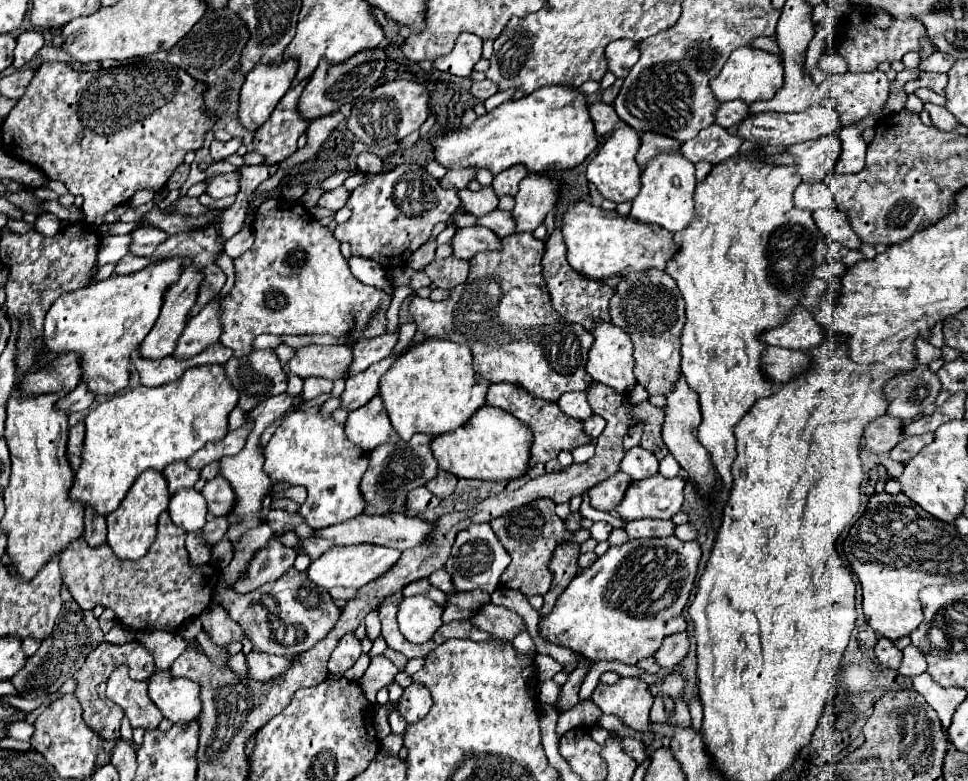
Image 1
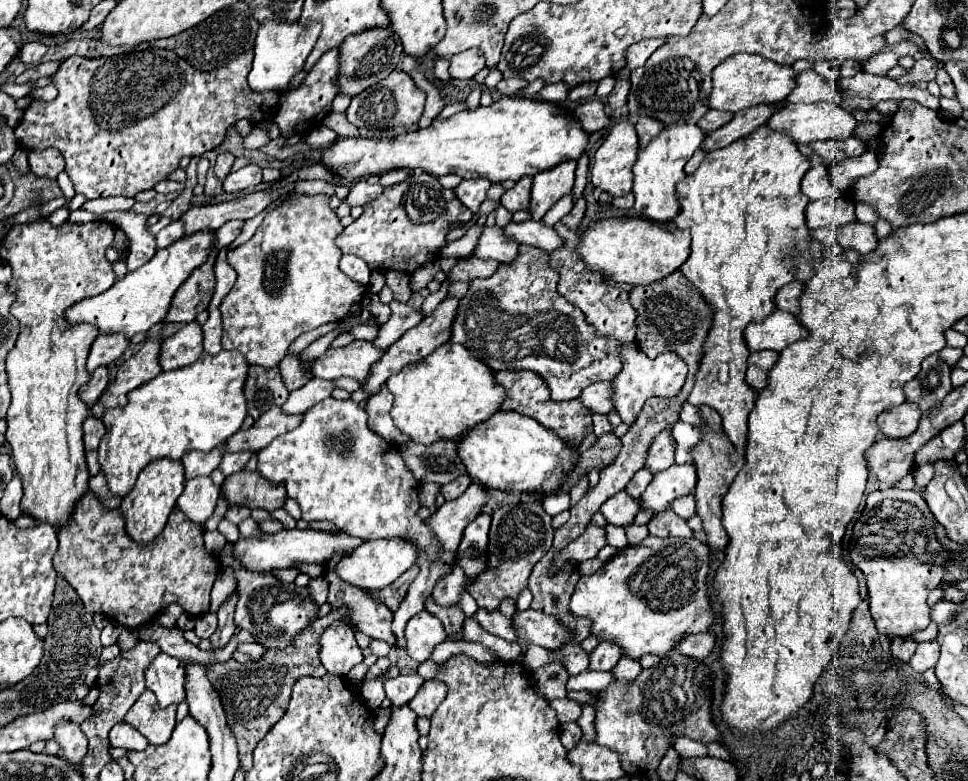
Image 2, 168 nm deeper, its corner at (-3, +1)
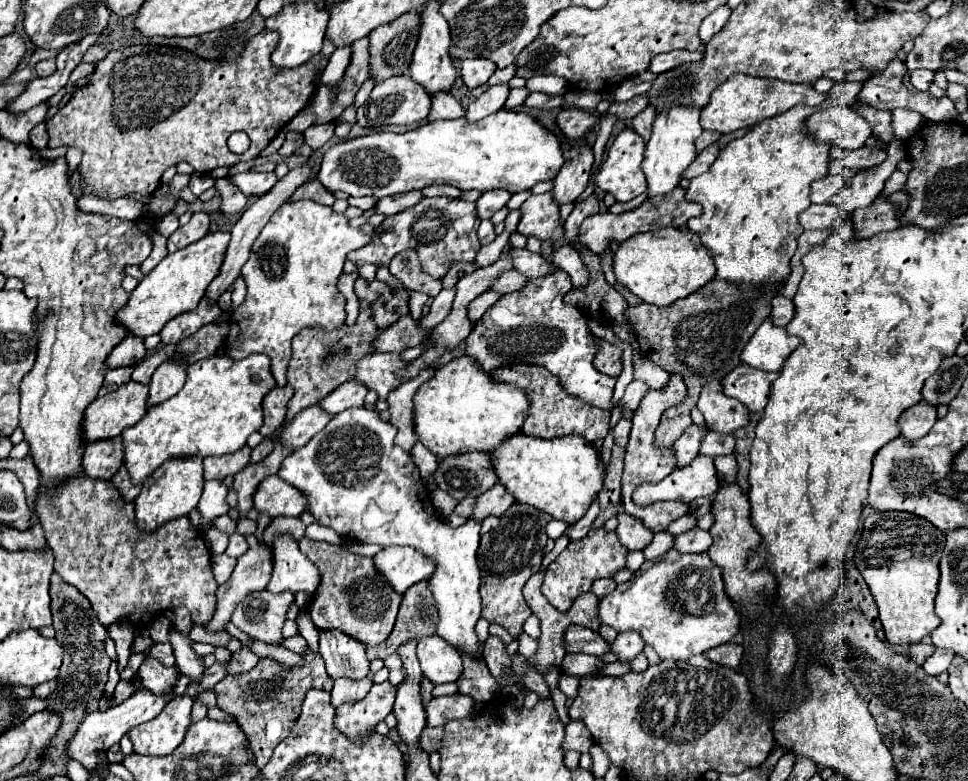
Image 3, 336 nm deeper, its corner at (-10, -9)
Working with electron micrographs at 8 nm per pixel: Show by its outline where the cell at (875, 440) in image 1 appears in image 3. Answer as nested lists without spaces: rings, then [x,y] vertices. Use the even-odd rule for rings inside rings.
[[[918,402],[900,416],[900,432],[906,440],[918,440],[930,432],[936,424],[936,408],[932,404]]]

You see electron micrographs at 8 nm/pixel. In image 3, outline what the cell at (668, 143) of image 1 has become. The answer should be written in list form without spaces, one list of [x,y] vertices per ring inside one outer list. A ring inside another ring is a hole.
[[[648,104],[648,106],[646,106],[640,114],[636,114],[634,120],[632,120],[634,130],[636,130],[644,140],[648,140],[648,136],[650,136],[650,128],[652,128],[652,124],[654,124],[654,118],[656,118],[656,110]]]

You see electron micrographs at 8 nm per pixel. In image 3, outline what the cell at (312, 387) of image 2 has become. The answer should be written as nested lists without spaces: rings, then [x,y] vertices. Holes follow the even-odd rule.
[[[350,380],[350,382],[344,382],[340,388],[336,388],[322,402],[318,402],[318,406],[330,414],[338,414],[348,408],[360,408],[364,406],[366,392],[368,388],[364,388],[364,384],[360,384],[358,380]]]

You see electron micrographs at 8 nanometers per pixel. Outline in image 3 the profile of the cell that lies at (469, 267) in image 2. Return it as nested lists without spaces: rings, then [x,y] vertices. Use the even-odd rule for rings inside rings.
[[[508,270],[498,278],[498,282],[494,284],[492,290],[500,292],[500,294],[510,294],[510,292],[518,292],[520,288],[524,288],[524,284],[528,284],[526,276],[522,276],[516,270]]]

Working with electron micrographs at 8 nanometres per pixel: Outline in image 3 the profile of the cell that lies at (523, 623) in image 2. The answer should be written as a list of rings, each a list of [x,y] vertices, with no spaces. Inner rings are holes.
[[[570,626],[566,630],[566,652],[584,652],[602,656],[610,652],[610,644],[600,636],[600,632],[594,632],[584,626]]]

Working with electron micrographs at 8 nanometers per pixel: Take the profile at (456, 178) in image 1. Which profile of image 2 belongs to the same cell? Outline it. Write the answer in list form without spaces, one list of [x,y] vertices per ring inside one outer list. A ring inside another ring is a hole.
[[[473,178],[473,180],[463,180],[453,192],[471,212],[477,212],[479,204],[485,200],[485,194],[487,194],[489,186],[491,186],[489,180]]]

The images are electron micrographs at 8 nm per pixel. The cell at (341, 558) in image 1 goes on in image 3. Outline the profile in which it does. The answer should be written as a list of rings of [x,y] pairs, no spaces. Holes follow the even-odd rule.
[[[408,546],[384,548],[374,556],[374,564],[398,594],[404,594],[416,582],[428,580],[436,570],[434,560]]]

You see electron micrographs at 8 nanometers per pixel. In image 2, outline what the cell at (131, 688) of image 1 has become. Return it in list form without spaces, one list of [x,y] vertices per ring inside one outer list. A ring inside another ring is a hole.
[[[145,690],[125,714],[125,720],[137,728],[151,744],[165,744],[175,728],[175,710],[177,706],[161,710],[157,706],[157,698],[153,698],[153,692]]]

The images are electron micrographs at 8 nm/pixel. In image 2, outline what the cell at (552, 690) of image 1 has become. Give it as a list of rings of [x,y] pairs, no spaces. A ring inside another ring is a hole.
[[[557,698],[553,702],[549,702],[553,706],[553,710],[557,712],[557,720],[559,722],[577,722],[581,716],[581,702],[571,700],[571,698]]]

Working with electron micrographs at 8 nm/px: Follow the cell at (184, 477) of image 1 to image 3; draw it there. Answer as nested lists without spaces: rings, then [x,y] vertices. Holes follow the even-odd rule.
[[[244,446],[234,454],[224,456],[208,456],[204,458],[204,478],[206,480],[224,480],[226,476],[234,476],[240,468],[250,464],[250,448]]]

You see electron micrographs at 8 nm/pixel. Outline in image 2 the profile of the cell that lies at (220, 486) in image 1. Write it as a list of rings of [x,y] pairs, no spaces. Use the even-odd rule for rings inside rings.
[[[237,472],[225,478],[221,484],[221,496],[227,500],[229,506],[239,504],[247,508],[263,508],[263,510],[277,510],[283,506],[285,488],[279,484],[267,482],[259,472]]]

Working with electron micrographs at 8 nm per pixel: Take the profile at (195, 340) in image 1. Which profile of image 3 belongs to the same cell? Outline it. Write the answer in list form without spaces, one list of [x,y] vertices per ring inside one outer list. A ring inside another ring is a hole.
[[[174,356],[168,362],[164,362],[152,376],[150,382],[150,396],[148,396],[148,406],[156,406],[184,386],[186,380],[186,356]]]

